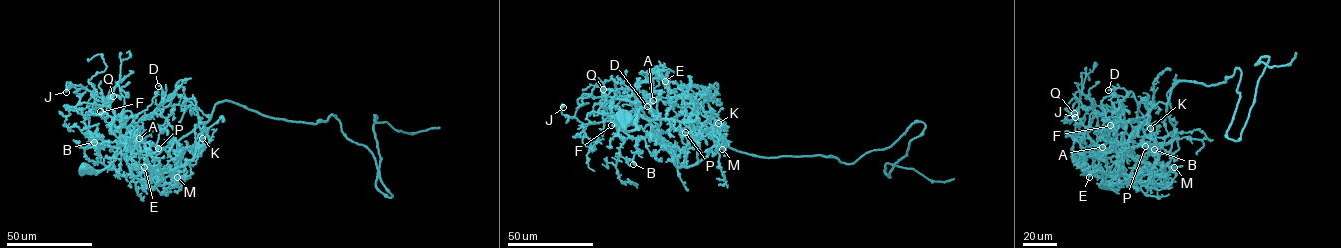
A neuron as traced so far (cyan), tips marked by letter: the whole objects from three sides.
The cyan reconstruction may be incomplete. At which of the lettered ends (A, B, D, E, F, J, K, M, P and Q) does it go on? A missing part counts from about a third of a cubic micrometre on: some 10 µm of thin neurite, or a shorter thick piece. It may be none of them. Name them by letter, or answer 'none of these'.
P, Q

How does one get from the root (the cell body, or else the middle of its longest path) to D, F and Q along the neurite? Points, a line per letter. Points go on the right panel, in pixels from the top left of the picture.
D: (1105, 185), (1122, 185), (1108, 184), (1106, 176), (1144, 134), (1133, 119), (1118, 117), (1117, 95), (1108, 90)
F: (1105, 185), (1115, 190), (1122, 185), (1111, 185), (1105, 179), (1120, 156), (1109, 147), (1117, 135), (1110, 125)
Q: (1105, 185), (1115, 190), (1122, 185), (1111, 185), (1105, 179), (1120, 154), (1096, 145), (1074, 113)

